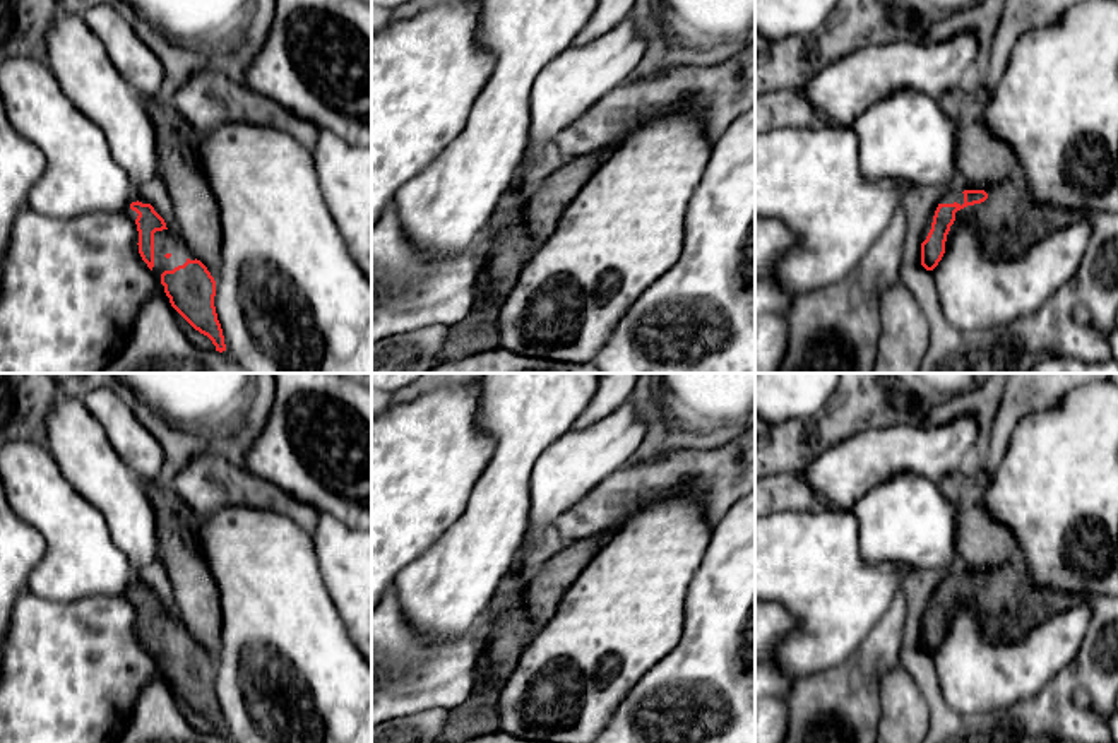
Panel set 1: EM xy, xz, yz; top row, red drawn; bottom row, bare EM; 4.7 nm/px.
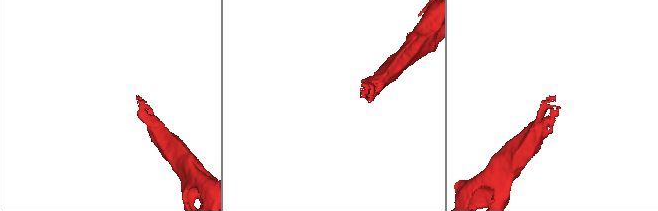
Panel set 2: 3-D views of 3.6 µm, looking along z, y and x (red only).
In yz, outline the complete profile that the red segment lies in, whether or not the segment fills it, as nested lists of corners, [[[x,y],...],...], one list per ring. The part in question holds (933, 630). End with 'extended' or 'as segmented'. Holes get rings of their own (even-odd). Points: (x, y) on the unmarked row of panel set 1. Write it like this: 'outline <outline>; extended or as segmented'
outline [[[1022,555],[996,568],[972,572],[955,565],[940,582],[931,613],[921,627],[921,649],[933,654],[945,637],[955,603],[971,604],[991,640],[1017,640],[1087,596],[1036,587]]]; extended

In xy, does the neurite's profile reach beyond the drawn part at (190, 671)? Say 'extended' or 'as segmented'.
extended

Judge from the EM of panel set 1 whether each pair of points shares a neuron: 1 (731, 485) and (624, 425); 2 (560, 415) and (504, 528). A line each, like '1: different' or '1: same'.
1: different
2: same

